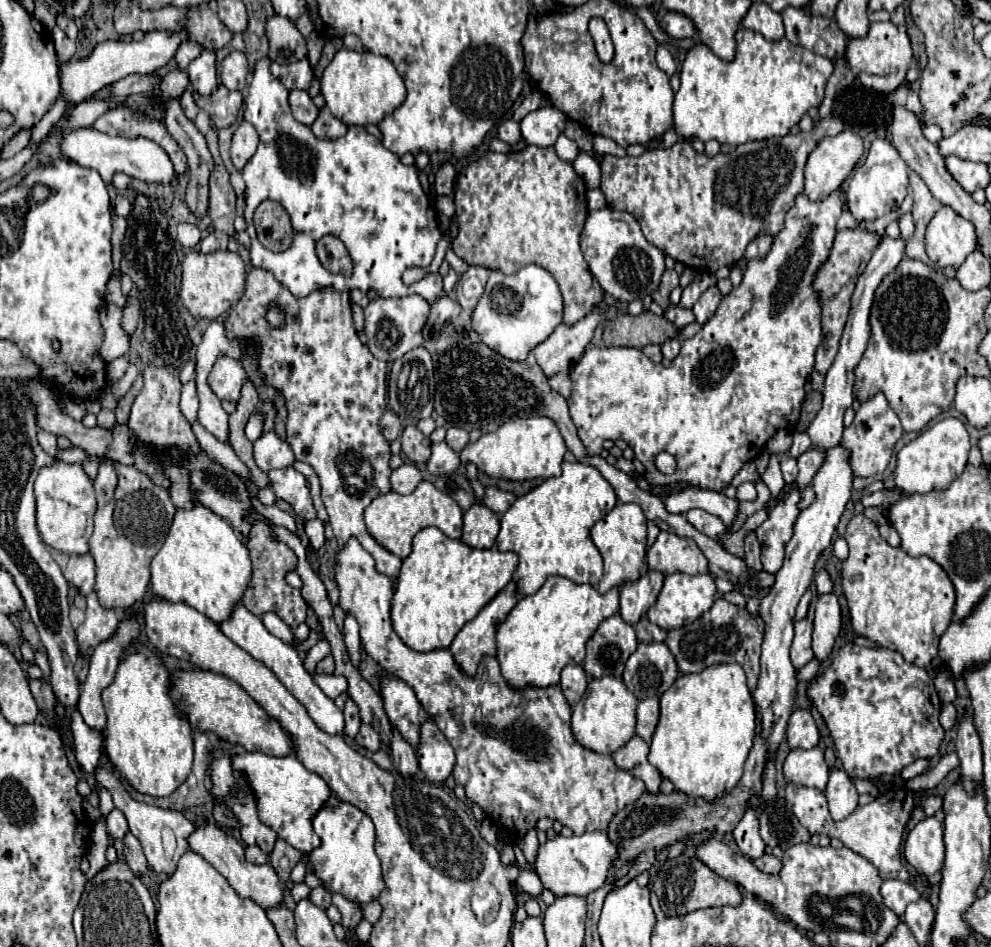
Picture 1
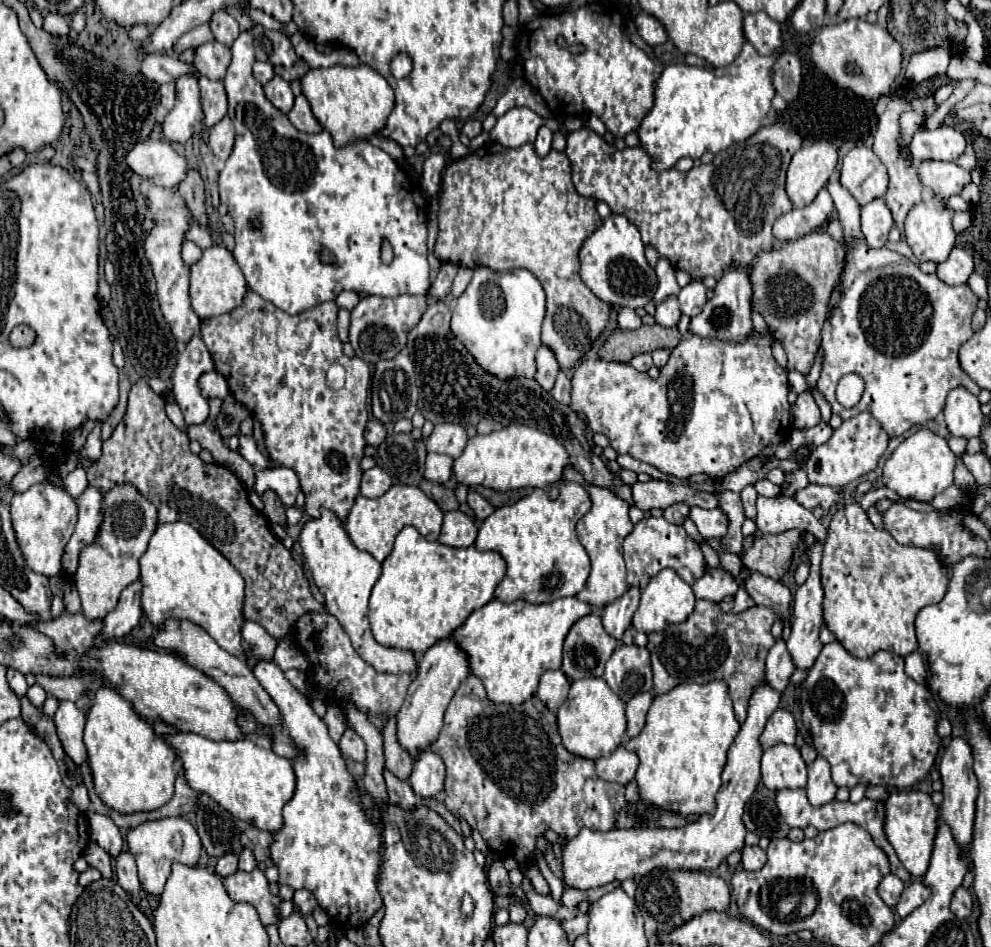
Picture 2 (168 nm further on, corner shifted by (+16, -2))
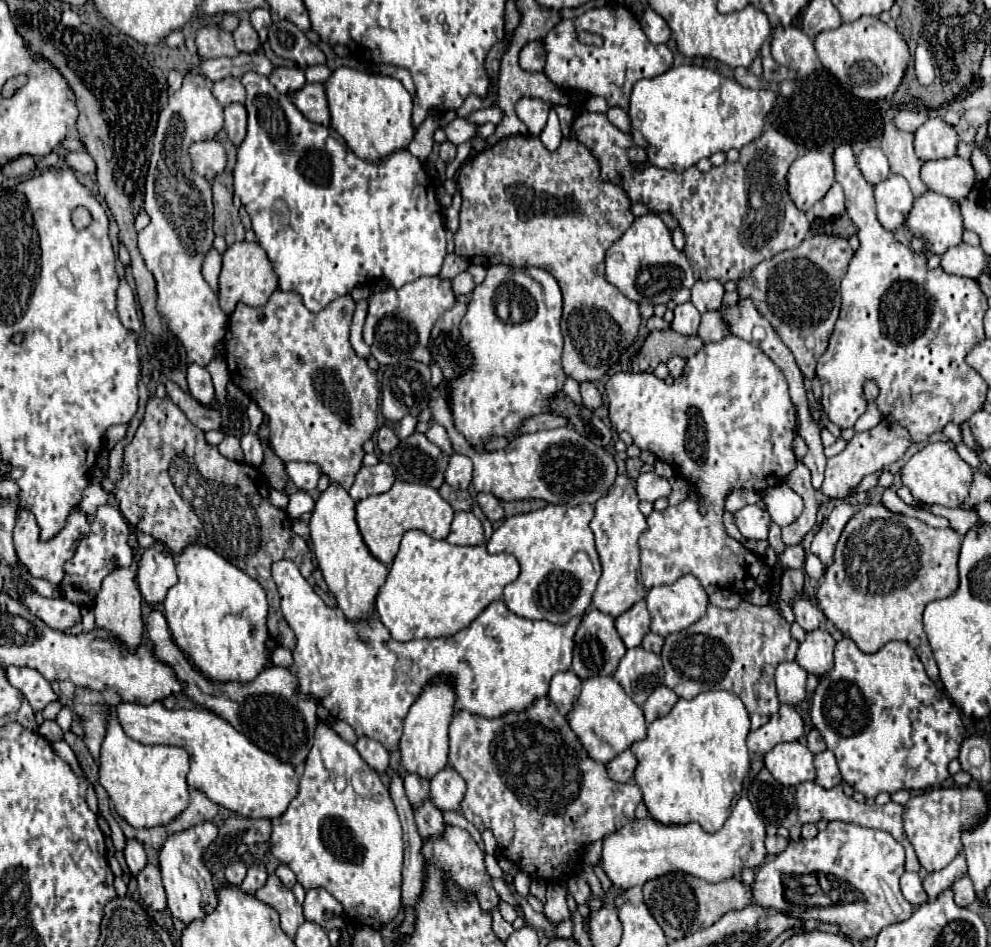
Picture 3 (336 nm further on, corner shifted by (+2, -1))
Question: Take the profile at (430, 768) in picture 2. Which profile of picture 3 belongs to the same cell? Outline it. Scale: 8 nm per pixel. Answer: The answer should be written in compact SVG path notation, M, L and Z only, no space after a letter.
M444 767L430 779L430 799L442 811L444 809L456 811L460 807L464 791L466 791L464 779L452 767Z

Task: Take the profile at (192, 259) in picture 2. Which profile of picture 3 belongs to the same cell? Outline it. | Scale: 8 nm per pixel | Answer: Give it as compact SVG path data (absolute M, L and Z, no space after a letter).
M210 249L208 255L204 257L204 263L202 263L202 275L206 279L206 283L218 291L218 273L220 273L220 267L222 267L222 261L220 261L220 253L216 249Z

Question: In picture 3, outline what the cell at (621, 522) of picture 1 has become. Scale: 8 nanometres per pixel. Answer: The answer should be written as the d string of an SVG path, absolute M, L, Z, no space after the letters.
M618 475L614 485L610 485L606 497L596 501L596 515L590 521L590 529L596 537L596 549L602 563L602 577L592 597L592 605L612 617L618 617L626 609L630 609L636 601L644 599L644 585L638 577L638 537L646 529L646 517L638 509L638 495L634 485L626 475Z

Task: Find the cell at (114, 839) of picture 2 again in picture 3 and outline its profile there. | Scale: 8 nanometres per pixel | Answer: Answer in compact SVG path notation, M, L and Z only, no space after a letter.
M126 839L126 847L124 847L124 857L128 863L128 869L132 875L138 875L140 869L144 869L146 865L146 853L140 841L136 839Z

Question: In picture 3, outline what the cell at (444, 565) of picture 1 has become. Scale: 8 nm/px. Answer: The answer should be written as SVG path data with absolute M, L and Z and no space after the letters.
M474 505L472 512L482 522L486 537L484 544L458 547L448 541L436 541L416 529L402 537L388 579L376 597L378 617L394 641L454 635L468 627L492 601L500 599L504 587L518 577L520 565L514 555L490 555L486 551L486 544L494 531L492 524L478 505Z

